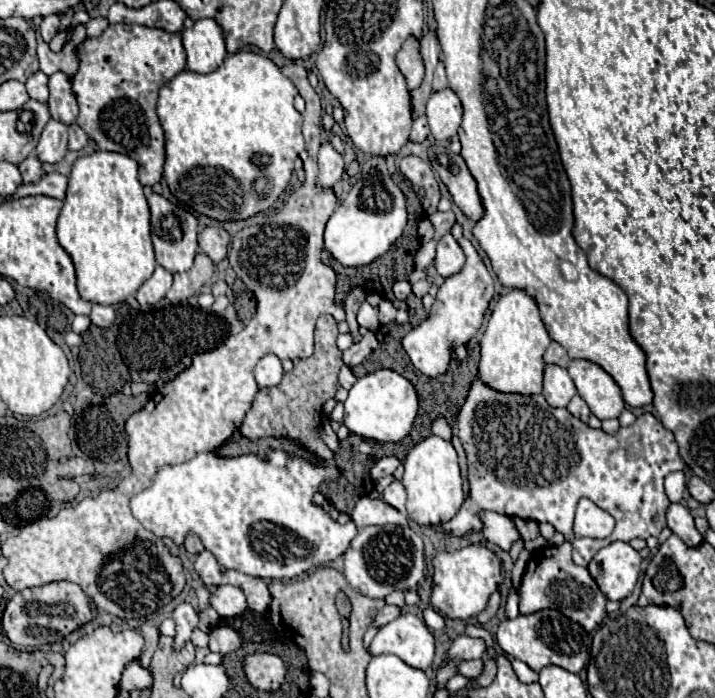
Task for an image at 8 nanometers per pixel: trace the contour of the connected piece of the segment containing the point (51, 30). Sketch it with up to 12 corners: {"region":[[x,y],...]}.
{"region":[[59,15],[43,17],[39,25],[43,41],[59,31]]}

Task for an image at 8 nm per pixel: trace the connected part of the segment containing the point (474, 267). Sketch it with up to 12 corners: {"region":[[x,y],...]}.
{"region":[[469,239],[427,321],[403,337],[427,377],[479,331],[493,277]]}

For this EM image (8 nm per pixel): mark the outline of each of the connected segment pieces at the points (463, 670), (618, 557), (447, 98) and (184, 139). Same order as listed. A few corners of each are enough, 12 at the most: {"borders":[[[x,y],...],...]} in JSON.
{"borders":[[[483,659],[463,661],[459,673],[477,679],[483,673]],[[615,541],[587,569],[609,601],[639,579],[641,555]],[[447,87],[431,93],[427,119],[431,135],[457,135],[463,105]],[[261,53],[159,89],[163,177],[193,211],[269,209],[305,149]]]}

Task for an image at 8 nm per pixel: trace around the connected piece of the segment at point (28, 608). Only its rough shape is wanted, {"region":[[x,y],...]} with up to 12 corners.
{"region":[[69,581],[17,591],[3,613],[11,643],[61,641],[91,621]]}

